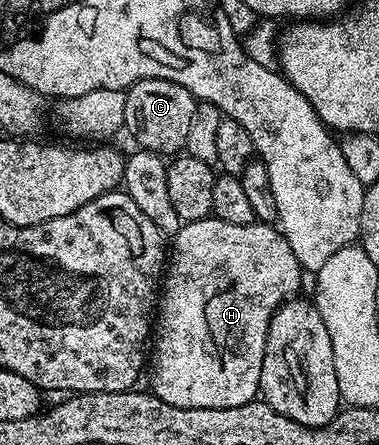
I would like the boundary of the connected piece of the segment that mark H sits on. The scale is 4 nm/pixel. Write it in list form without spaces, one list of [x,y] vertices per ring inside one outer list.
[[[212,215],[200,221],[188,221],[180,224],[179,232],[174,234],[173,241],[175,241],[175,246],[172,249],[170,246],[169,249],[169,264],[165,269],[161,296],[157,301],[157,332],[153,337],[153,349],[155,345],[155,387],[153,387],[153,393],[165,403],[179,408],[231,408],[248,404],[250,401],[256,400],[259,393],[261,363],[265,355],[267,329],[271,325],[271,319],[284,302],[298,294],[295,292],[298,291],[299,284],[303,281],[304,270],[301,268],[299,260],[293,255],[293,251],[284,239],[282,232],[271,223],[238,225],[237,223],[225,223]]]

